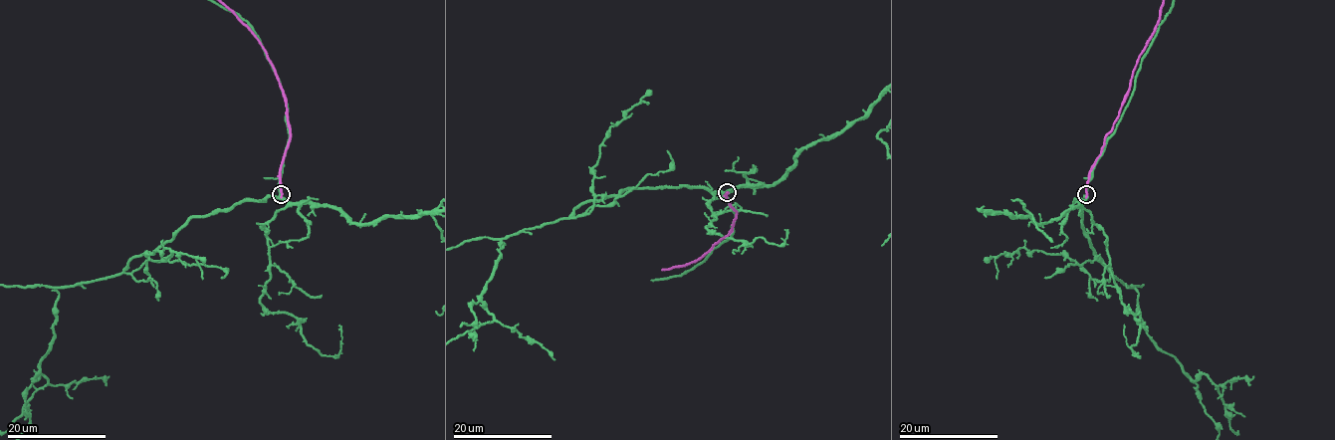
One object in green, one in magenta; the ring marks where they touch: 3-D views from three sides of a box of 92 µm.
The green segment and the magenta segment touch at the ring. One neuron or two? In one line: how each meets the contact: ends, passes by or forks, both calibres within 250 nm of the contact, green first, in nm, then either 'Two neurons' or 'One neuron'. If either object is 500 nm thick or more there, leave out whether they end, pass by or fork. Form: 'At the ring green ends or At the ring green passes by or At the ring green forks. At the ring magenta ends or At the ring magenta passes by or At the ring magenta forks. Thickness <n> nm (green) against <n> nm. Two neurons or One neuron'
At the ring green forks. At the ring magenta ends. Thickness 280 nm (green) against 280 nm. Two neurons

